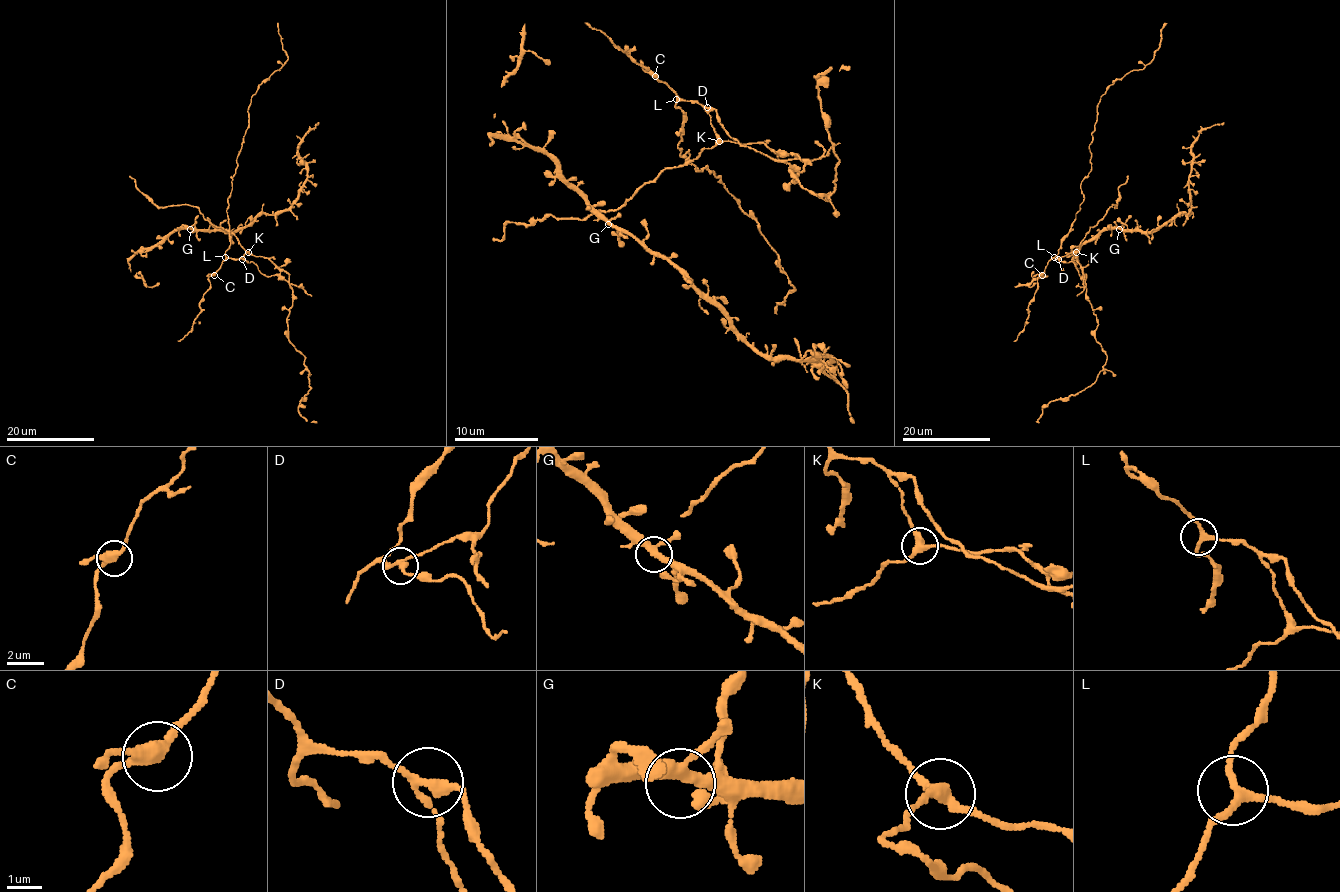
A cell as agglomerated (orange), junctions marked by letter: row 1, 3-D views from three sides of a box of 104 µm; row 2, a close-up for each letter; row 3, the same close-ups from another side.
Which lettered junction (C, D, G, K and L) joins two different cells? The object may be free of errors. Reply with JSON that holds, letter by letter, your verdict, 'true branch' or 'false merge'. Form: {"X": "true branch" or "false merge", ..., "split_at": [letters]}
{"C": "true branch", "D": "true branch", "G": "true branch", "K": "false merge", "L": "true branch", "split_at": ["K"]}

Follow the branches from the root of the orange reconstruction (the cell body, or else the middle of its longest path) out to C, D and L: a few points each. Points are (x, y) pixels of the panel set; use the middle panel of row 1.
C: (716, 137), (710, 114), (699, 103), (684, 101), (655, 76)
D: (716, 137), (707, 107)
L: (716, 137), (710, 114), (699, 103), (676, 99)

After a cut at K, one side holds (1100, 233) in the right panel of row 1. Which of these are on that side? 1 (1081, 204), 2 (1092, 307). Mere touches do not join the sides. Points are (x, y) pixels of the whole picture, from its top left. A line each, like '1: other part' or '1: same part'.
1: same part
2: other part

